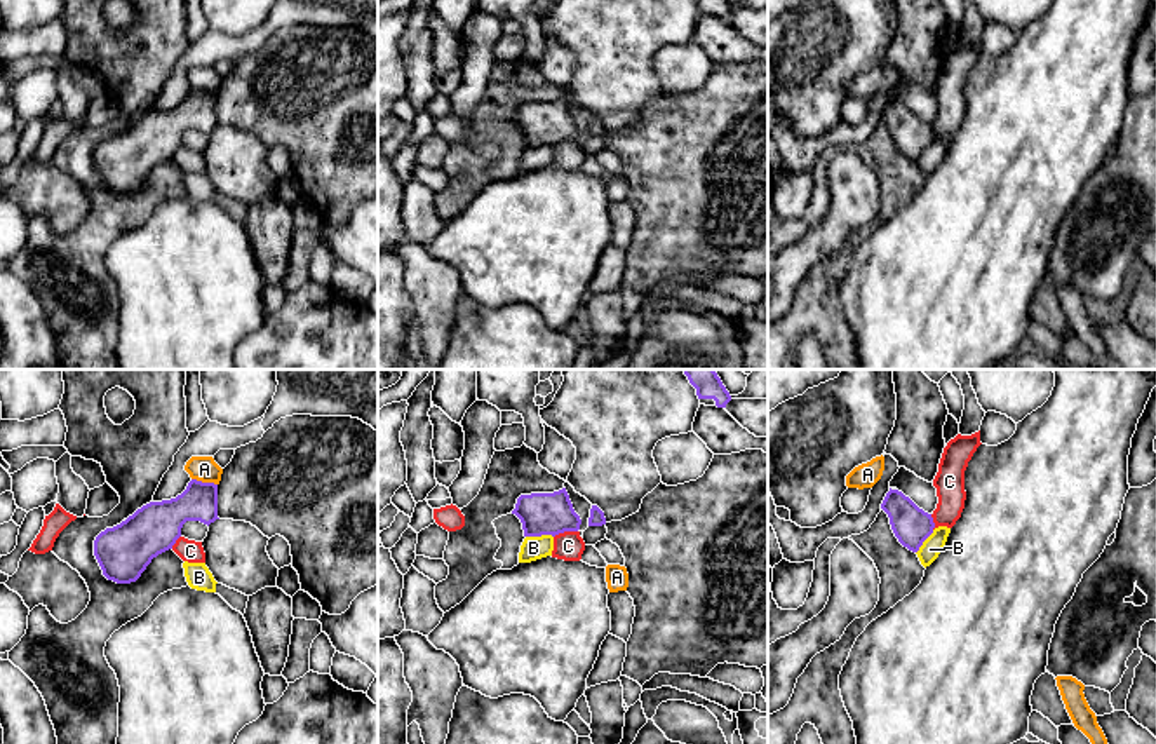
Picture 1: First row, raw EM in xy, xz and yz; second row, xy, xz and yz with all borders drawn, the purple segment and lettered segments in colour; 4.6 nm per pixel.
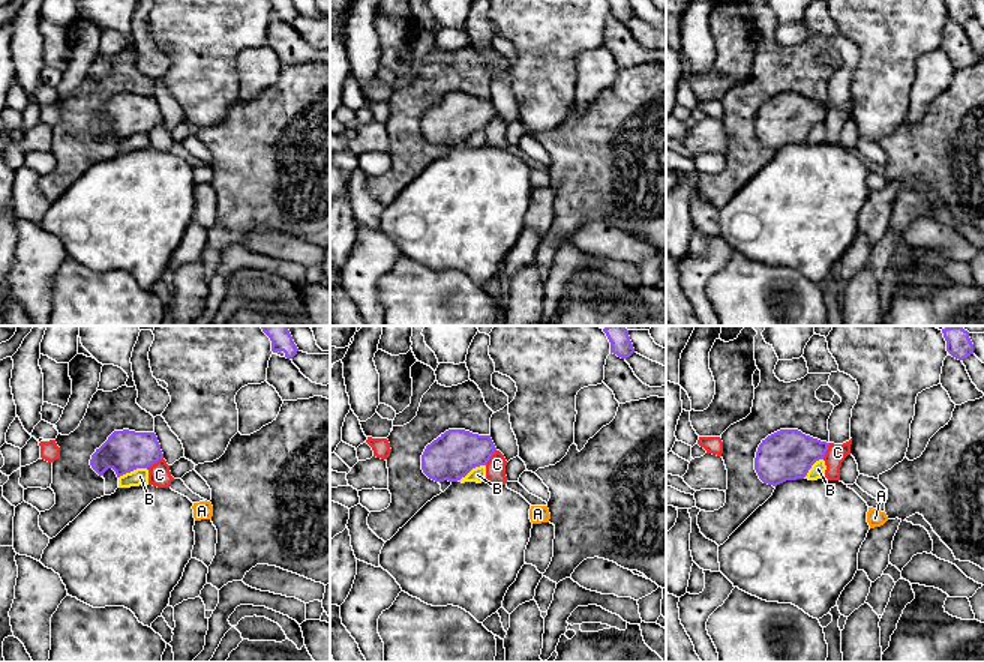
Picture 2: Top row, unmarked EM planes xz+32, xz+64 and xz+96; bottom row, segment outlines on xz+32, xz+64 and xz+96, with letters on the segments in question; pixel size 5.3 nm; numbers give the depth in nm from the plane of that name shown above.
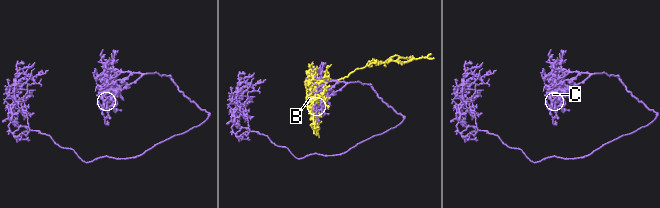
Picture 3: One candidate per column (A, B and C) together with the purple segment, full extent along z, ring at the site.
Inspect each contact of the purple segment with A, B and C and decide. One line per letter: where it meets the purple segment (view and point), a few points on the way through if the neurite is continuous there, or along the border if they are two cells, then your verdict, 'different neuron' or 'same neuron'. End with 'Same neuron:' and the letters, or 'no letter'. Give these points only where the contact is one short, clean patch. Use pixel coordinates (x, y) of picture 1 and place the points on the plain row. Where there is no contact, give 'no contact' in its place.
A: contact xy (204, 93); different neuron
B: contact xz (538, 145); different neuron
C: contact xz (564, 140); border xz (577, 140), (566, 140), (554, 147); different neuron
Same neuron: no letter

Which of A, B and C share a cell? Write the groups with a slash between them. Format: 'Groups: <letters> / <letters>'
Groups: A / B / C

